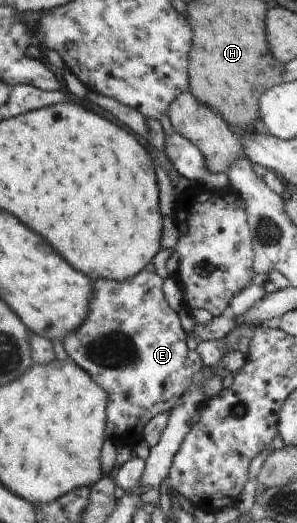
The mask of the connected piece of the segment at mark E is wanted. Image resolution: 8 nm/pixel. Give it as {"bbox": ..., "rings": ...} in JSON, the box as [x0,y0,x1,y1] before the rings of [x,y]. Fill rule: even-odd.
{"bbox":[63,269,205,446],"rings":[[[144,269],[136,274],[136,276],[132,276],[130,280],[113,281],[110,279],[96,279],[92,281],[92,292],[93,297],[92,300],[90,300],[90,306],[88,306],[88,316],[84,318],[84,322],[80,324],[78,330],[74,330],[74,332],[70,332],[70,334],[64,336],[63,345],[69,358],[84,370],[84,372],[87,372],[92,377],[92,380],[96,382],[100,388],[103,388],[106,393],[106,439],[109,441],[109,446],[133,446],[134,443],[142,440],[142,432],[144,426],[148,424],[148,421],[153,416],[156,416],[156,414],[160,414],[160,412],[171,410],[174,404],[178,402],[178,398],[181,398],[185,390],[190,386],[194,374],[196,374],[196,372],[201,372],[205,365],[202,362],[202,358],[198,356],[198,352],[190,350],[186,345],[187,332],[181,324],[178,313],[172,310],[170,305],[166,302],[163,293],[163,279],[157,273],[152,273]]]}

